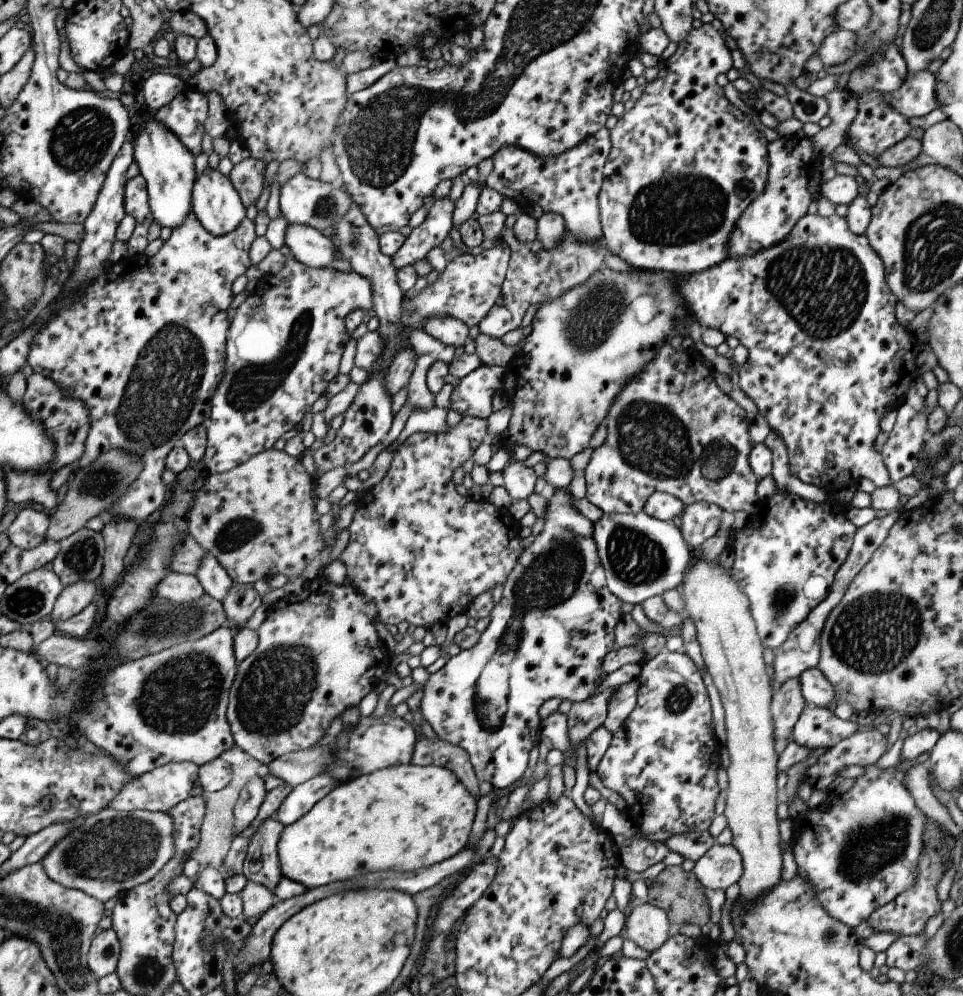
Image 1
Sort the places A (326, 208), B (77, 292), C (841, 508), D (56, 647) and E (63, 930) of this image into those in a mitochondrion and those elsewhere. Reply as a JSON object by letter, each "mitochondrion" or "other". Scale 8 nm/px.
{"A":"mitochondrion","B":"other","C":"other","D":"other","E":"mitochondrion"}

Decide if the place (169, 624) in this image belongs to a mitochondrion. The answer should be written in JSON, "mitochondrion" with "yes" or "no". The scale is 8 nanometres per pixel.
{"mitochondrion":"yes"}

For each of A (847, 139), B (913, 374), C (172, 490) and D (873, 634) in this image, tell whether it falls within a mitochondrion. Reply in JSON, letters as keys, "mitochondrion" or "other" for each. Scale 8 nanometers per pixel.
{"A":"other","B":"other","C":"other","D":"mitochondrion"}

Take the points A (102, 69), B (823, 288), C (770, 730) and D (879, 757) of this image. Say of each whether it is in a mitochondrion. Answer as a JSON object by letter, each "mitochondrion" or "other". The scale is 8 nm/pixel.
{"A":"other","B":"mitochondrion","C":"other","D":"other"}

